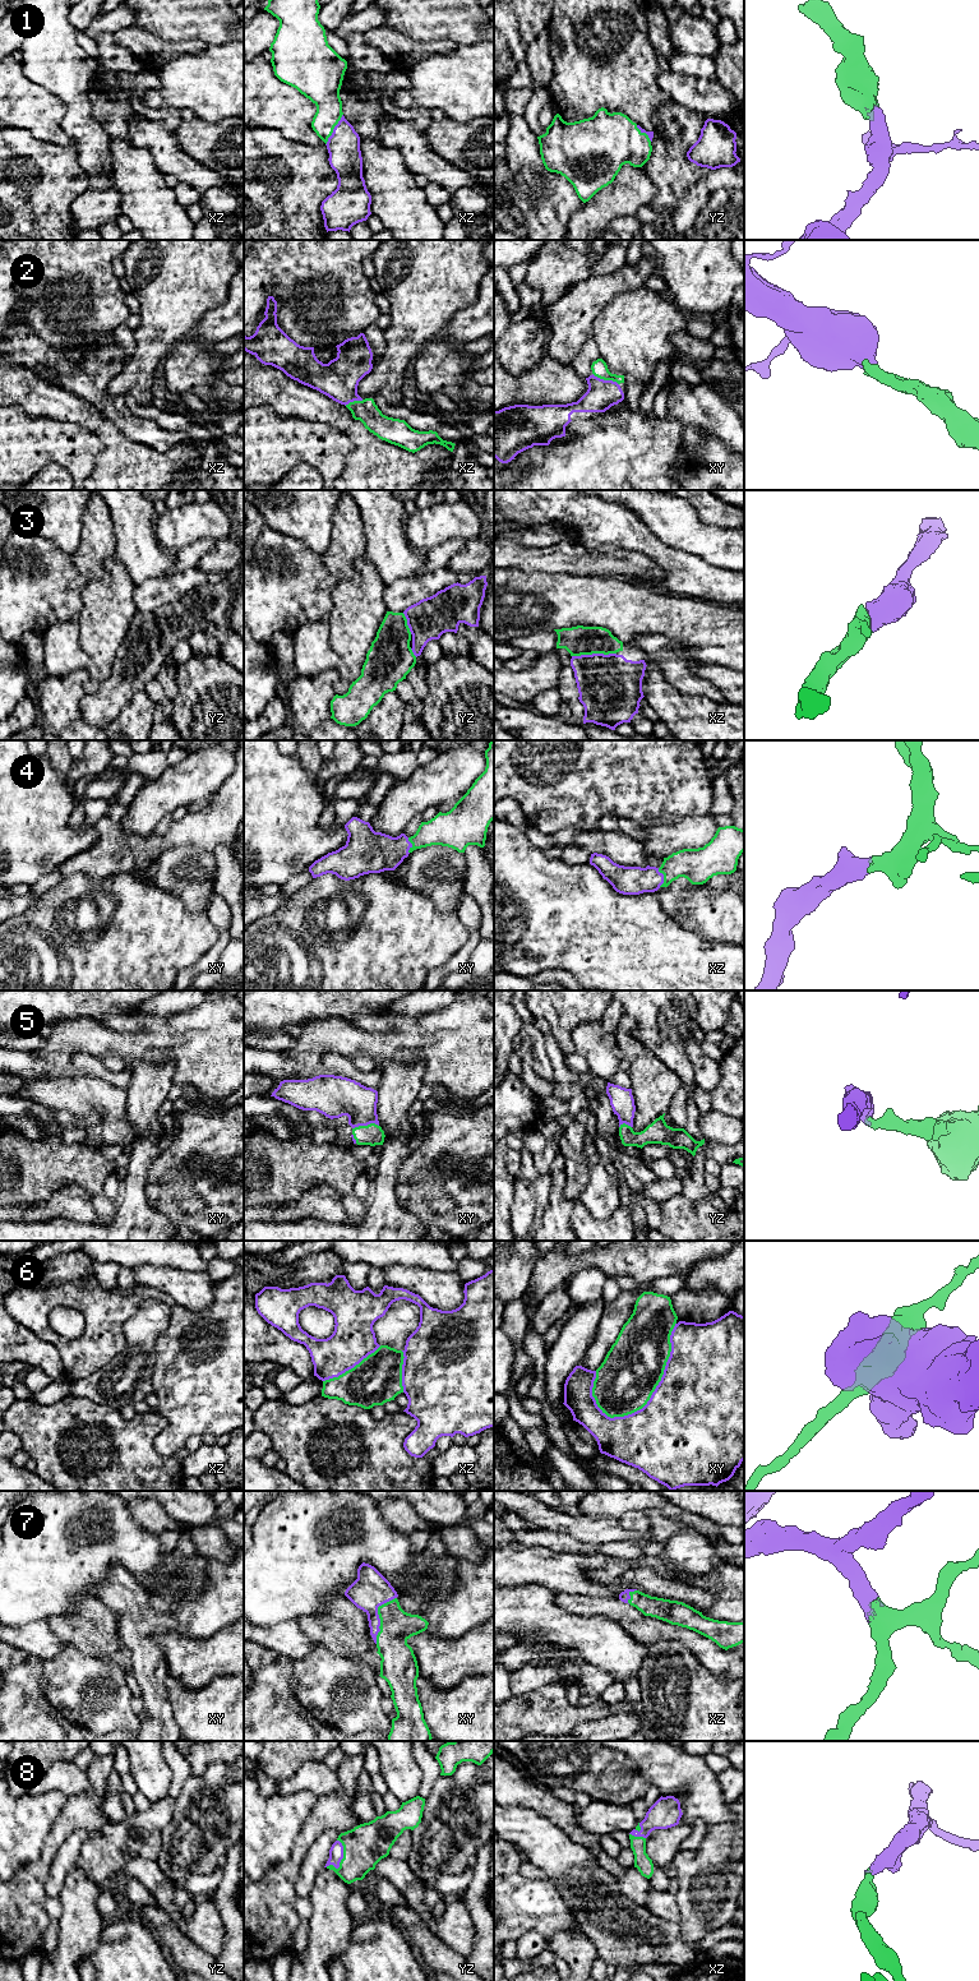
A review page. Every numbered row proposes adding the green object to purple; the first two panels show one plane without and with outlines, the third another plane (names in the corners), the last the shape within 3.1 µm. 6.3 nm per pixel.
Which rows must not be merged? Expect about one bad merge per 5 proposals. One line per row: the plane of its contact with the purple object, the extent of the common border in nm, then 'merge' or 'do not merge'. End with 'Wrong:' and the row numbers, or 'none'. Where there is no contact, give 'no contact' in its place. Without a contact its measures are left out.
1: contact in xz; length 220 nm; merge
2: contact in xy; length 180 nm; merge
3: contact in xz; length 280 nm; merge
4: contact in xz; length 120 nm; merge
5: contact in xy; length 170 nm; merge
6: contact in xy; length 750 nm; do not merge
7: contact in xy; length 320 nm; merge
8: contact in yz; length 190 nm; merge
Wrong: 6

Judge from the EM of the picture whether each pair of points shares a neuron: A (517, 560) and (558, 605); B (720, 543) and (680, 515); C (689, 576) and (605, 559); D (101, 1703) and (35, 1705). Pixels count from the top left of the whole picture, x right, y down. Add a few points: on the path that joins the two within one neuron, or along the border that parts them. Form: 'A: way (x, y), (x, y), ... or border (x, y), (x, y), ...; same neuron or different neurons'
A: border (507, 568), (518, 568), (525, 572), (559, 573); different neurons
B: way (710, 543), (691, 525); same neuron
C: border (637, 553), (647, 557), (663, 572), (660, 580); different neurons
D: border (42, 1675), (42, 1693), (46, 1699), (73, 1723); different neurons

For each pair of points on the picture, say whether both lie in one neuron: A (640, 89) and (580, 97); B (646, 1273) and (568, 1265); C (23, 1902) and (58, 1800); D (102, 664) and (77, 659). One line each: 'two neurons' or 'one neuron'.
A: one neuron
B: one neuron
C: two neurons
D: two neurons

